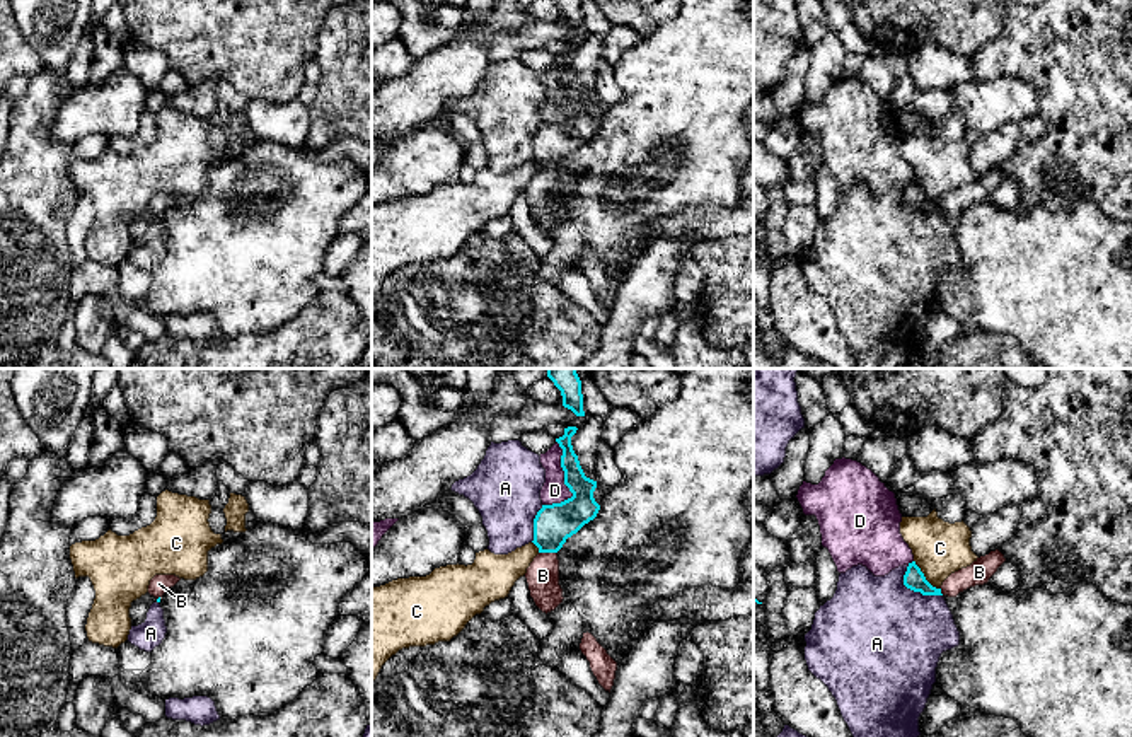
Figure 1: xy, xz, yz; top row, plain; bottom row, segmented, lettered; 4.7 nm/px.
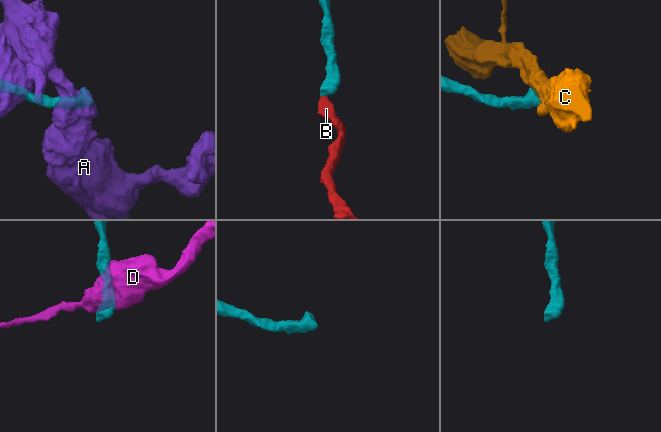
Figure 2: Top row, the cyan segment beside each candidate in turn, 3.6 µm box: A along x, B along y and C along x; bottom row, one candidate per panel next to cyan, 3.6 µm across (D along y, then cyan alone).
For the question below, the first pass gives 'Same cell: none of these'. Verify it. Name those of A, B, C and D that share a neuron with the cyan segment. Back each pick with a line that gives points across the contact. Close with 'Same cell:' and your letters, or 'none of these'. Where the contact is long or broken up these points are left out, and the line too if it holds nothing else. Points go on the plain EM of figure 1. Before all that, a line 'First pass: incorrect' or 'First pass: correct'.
First pass: incorrect
B: across xz (553, 142), (548, 169), (542, 193)
Same cell: B

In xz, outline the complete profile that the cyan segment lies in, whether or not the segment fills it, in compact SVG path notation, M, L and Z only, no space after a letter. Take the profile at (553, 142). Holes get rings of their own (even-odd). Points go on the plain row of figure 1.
M568 44L564 53L556 56L563 67L561 85L564 89L564 102L573 114L561 121L542 123L534 136L532 160L539 165L539 172L527 186L525 196L530 215L546 232L554 229L564 217L559 203L557 169L568 155L593 138L600 128L593 116L597 99L585 94L571 63L571 55L576 48L576 44Z

